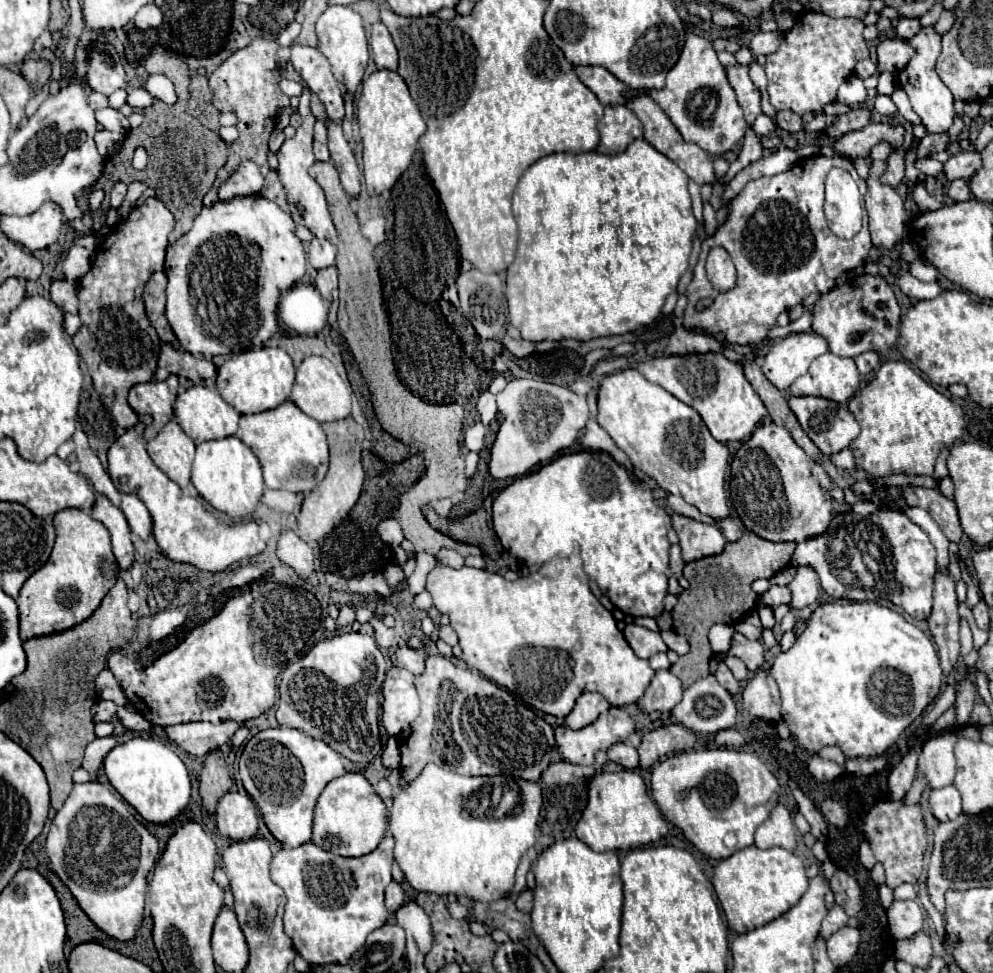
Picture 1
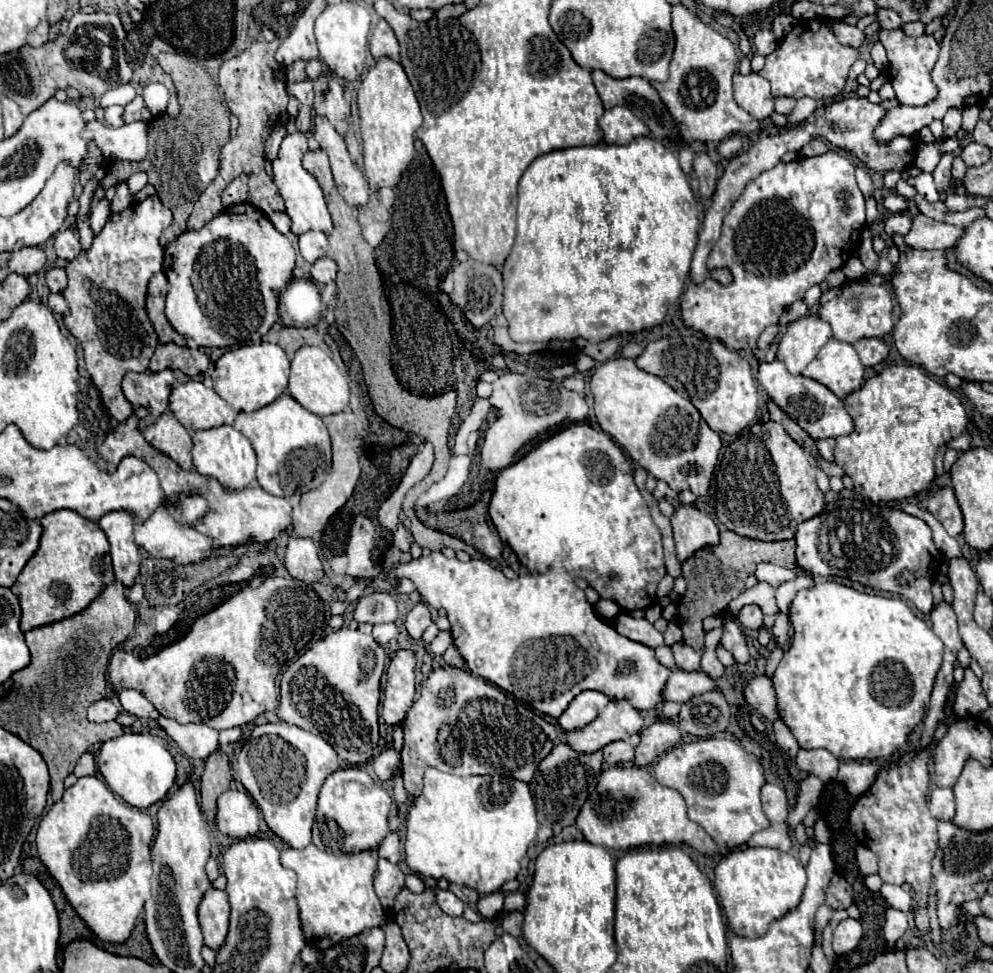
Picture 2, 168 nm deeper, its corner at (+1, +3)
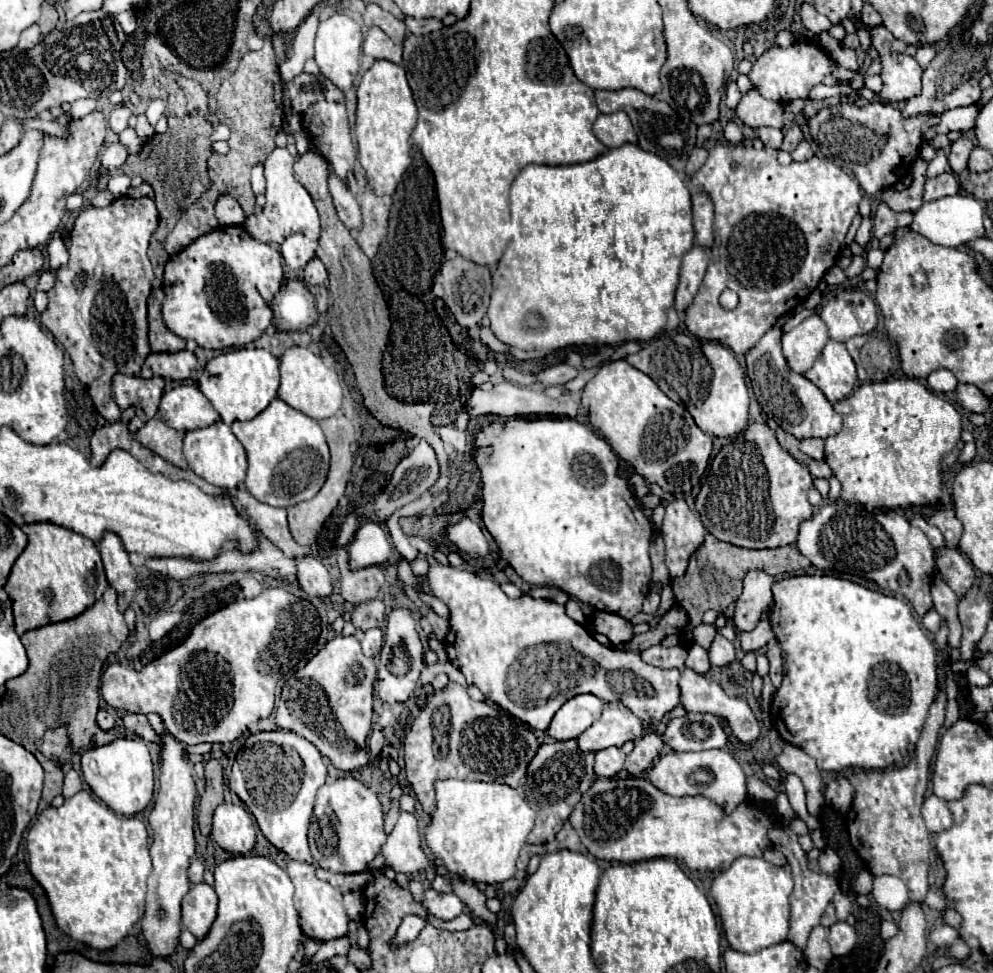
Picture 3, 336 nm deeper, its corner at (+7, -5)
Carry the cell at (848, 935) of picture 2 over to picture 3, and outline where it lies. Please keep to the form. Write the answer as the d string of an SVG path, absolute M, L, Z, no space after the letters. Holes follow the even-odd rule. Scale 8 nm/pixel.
M837 922L831 926L831 934L829 934L829 944L835 956L845 956L849 954L855 947L857 942L857 934L853 926L849 926L847 922Z

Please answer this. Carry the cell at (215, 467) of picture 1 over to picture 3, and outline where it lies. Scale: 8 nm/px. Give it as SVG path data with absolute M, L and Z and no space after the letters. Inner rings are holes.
M215 422L207 428L199 428L199 430L191 430L185 432L183 438L183 454L187 458L189 468L203 478L205 482L219 486L219 488L237 488L243 480L245 480L245 472L247 472L247 456L245 456L245 448L241 446L241 442L235 438L235 434L231 432L231 428L225 422Z

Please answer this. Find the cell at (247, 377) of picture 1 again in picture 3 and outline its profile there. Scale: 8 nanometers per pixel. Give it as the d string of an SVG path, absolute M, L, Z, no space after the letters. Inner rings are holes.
M235 348L229 352L221 352L207 362L199 378L199 390L207 396L225 424L233 424L233 420L255 418L277 396L277 388L279 360L271 352L261 348Z

